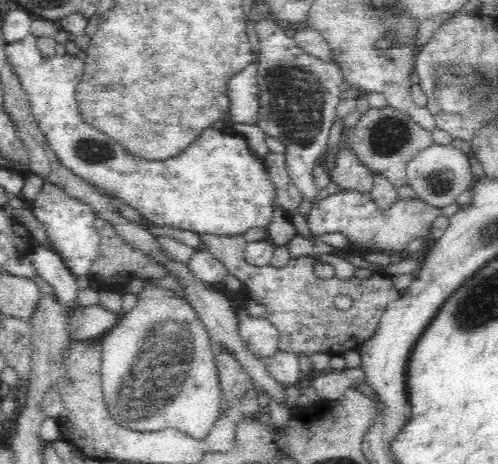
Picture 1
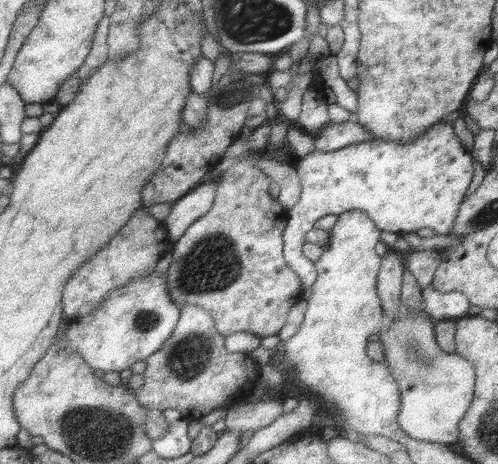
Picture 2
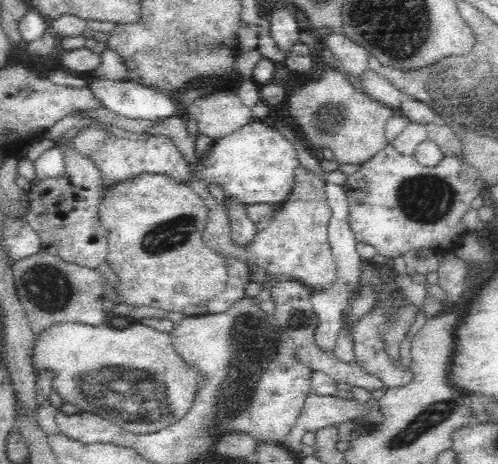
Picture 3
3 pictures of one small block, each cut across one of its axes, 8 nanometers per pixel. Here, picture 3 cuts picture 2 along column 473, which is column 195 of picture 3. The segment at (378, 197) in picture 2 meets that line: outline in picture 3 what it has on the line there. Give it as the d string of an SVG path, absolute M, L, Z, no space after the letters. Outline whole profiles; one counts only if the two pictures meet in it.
M256 120L256 122L250 122L242 128L238 128L236 132L232 132L230 136L226 138L220 138L216 140L216 146L212 148L212 152L198 164L196 160L196 168L194 172L206 182L206 184L216 184L220 188L224 188L224 192L250 206L250 204L274 204L274 206L280 206L292 192L294 188L294 180L296 180L296 168L302 166L300 158L298 158L298 150L294 148L294 144L282 136L278 130L272 130L264 120Z

